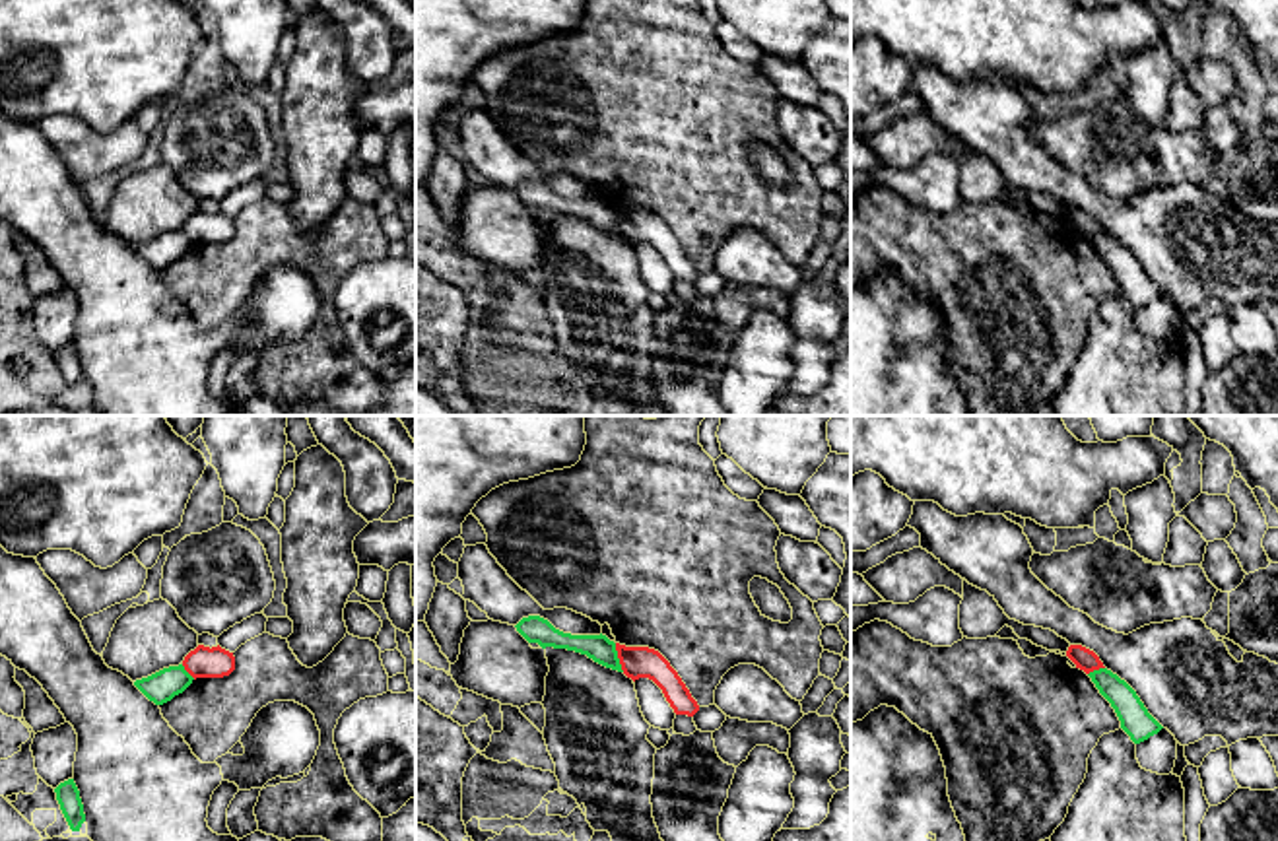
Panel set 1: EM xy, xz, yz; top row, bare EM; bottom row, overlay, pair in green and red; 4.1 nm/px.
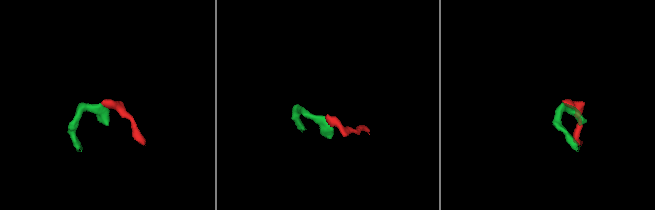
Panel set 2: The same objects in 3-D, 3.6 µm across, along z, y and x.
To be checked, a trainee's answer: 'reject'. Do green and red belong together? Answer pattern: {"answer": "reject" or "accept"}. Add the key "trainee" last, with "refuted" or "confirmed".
{"answer": "reject", "trainee": "confirmed"}

